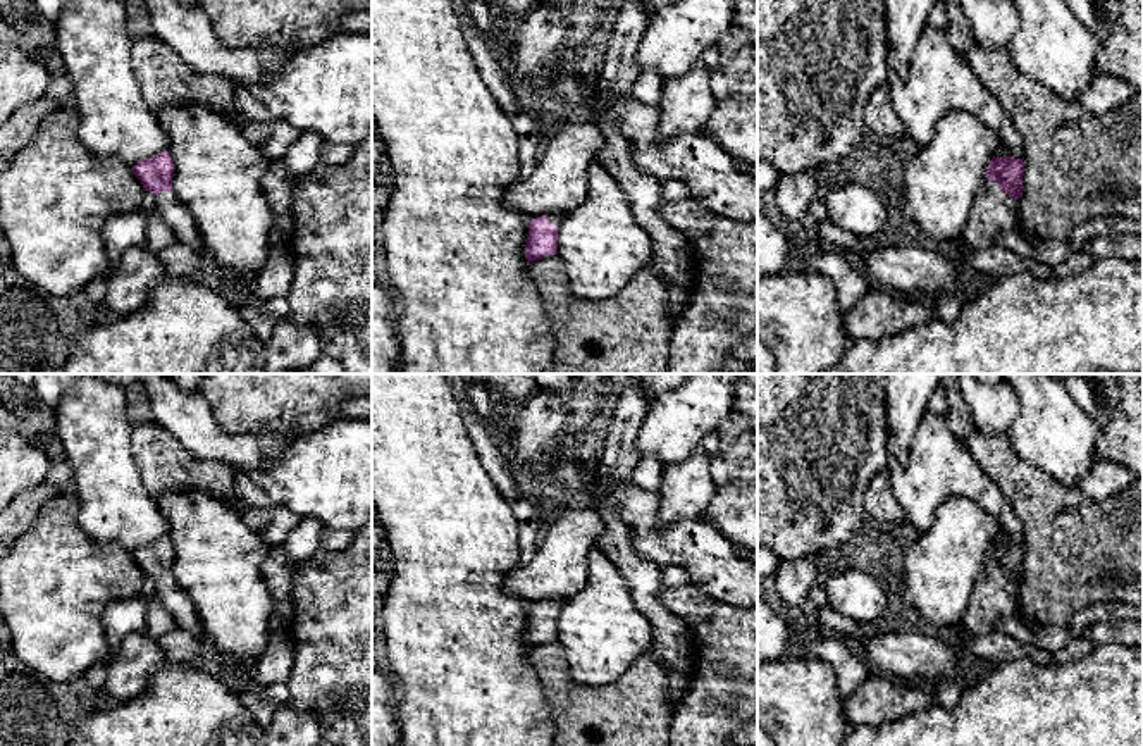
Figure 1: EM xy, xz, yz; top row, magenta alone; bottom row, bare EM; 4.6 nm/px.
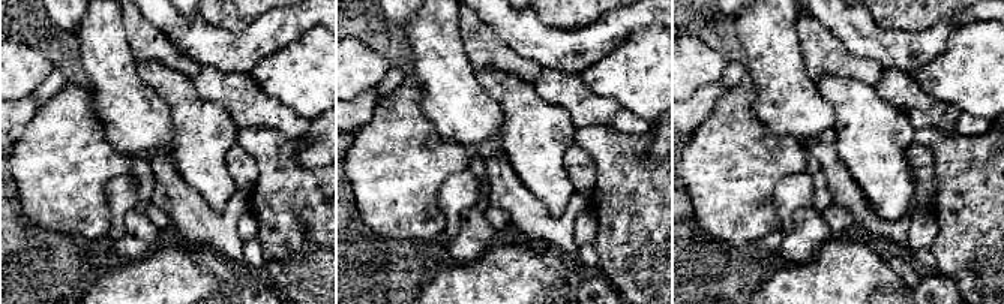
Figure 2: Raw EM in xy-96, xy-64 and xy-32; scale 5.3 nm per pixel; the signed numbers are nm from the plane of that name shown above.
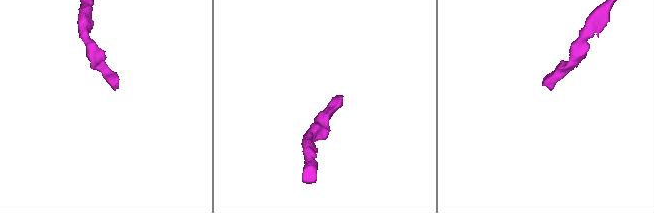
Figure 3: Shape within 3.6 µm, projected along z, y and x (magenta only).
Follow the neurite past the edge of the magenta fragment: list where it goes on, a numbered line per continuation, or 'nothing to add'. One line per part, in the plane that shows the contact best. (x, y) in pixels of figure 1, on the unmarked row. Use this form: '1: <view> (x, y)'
1: yz (994, 596)

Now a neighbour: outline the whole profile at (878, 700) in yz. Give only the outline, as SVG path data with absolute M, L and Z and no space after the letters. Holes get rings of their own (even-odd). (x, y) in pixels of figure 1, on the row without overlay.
M878 670L842 701L842 717L850 727L878 729L935 705L930 687L912 686Z

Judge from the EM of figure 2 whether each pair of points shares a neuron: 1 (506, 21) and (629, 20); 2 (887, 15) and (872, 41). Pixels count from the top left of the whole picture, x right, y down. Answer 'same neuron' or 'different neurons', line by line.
1: same neuron
2: different neurons

